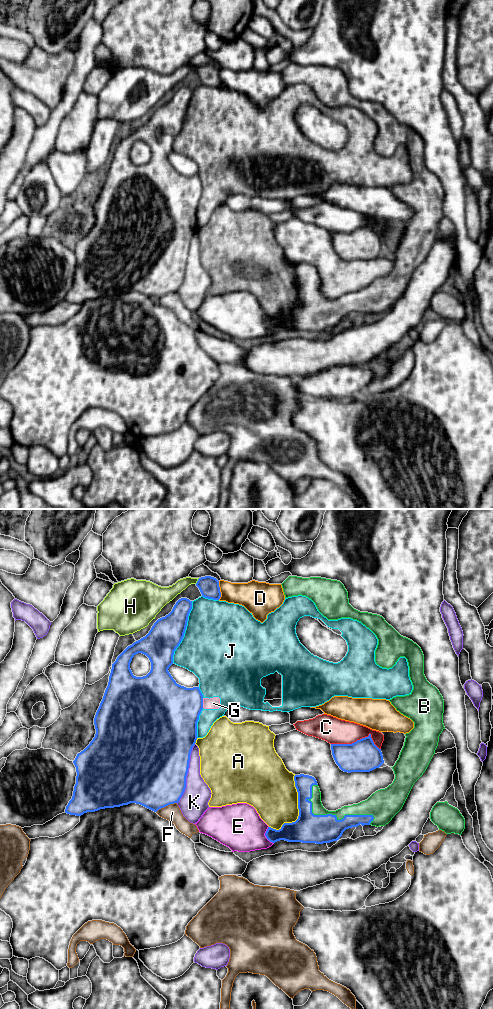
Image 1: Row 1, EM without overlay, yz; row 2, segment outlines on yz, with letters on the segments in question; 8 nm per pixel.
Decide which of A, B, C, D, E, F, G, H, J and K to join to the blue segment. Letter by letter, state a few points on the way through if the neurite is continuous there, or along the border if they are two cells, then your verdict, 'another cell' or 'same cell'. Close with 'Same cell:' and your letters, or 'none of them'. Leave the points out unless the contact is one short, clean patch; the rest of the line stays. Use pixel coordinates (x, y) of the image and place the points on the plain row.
A: another cell
B: same cell
C: another cell
D: another cell
E: another cell
F: another cell
G: along yz (202, 186), (203, 195) | another cell
H: another cell
J: another cell
K: another cell
Same cell: B

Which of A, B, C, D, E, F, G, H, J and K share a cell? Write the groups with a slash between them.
A / B / C / D / E / F / G J / H / K

